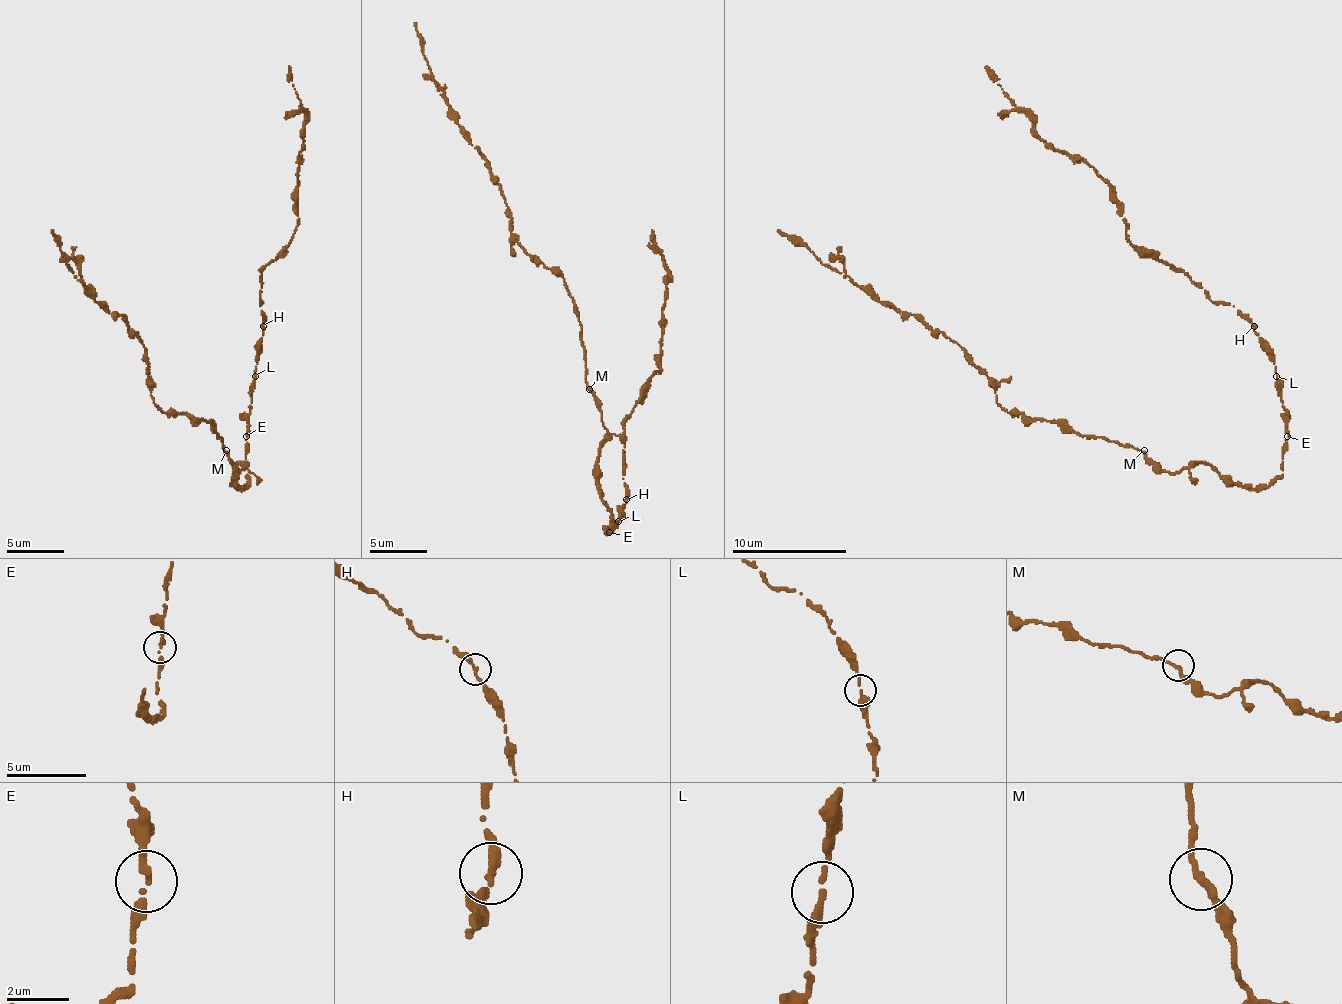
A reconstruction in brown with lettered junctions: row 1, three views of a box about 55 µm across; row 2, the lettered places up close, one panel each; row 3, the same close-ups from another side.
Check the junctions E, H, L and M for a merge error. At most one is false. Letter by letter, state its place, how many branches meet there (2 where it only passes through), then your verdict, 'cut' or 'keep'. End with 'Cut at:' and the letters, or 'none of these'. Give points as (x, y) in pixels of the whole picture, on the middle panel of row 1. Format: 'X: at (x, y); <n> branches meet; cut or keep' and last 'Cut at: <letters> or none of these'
E: at (609, 532); 2 branches meet; keep
H: at (626, 499); 2 branches meet; keep
L: at (618, 521); 2 branches meet; keep
M: at (589, 389); 2 branches meet; keep
Cut at: none of these

